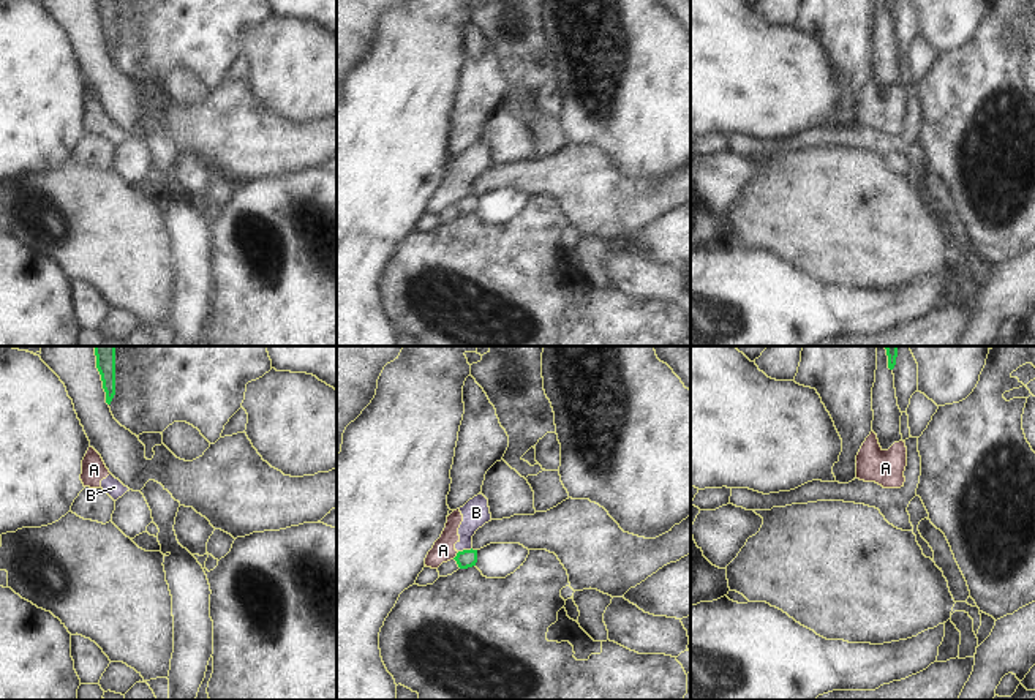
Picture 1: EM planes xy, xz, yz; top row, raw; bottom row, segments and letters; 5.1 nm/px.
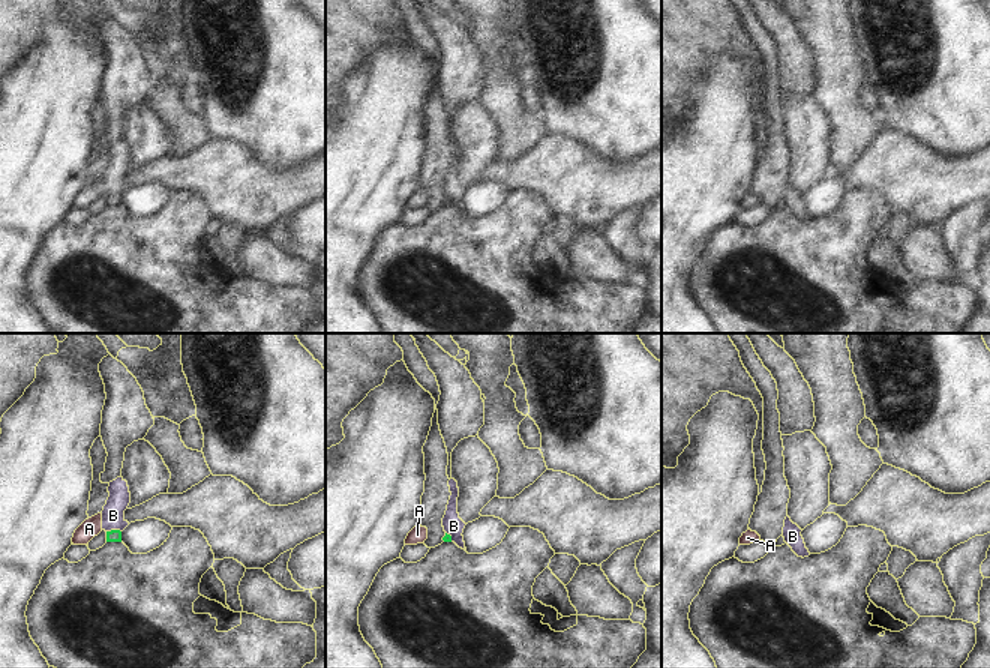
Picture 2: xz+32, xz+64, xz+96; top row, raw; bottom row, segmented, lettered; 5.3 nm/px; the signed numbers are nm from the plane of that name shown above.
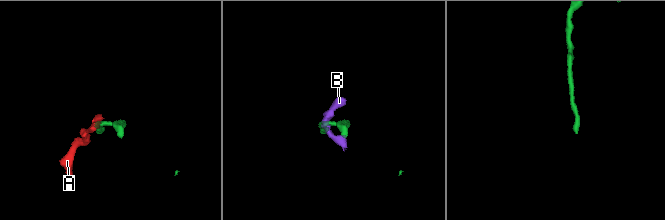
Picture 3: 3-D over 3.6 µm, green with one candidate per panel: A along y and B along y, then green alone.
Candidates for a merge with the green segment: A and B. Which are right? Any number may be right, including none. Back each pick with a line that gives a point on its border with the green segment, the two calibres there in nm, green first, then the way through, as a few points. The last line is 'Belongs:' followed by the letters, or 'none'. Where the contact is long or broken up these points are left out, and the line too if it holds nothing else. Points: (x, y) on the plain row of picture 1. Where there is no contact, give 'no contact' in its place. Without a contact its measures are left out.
Belongs: none

